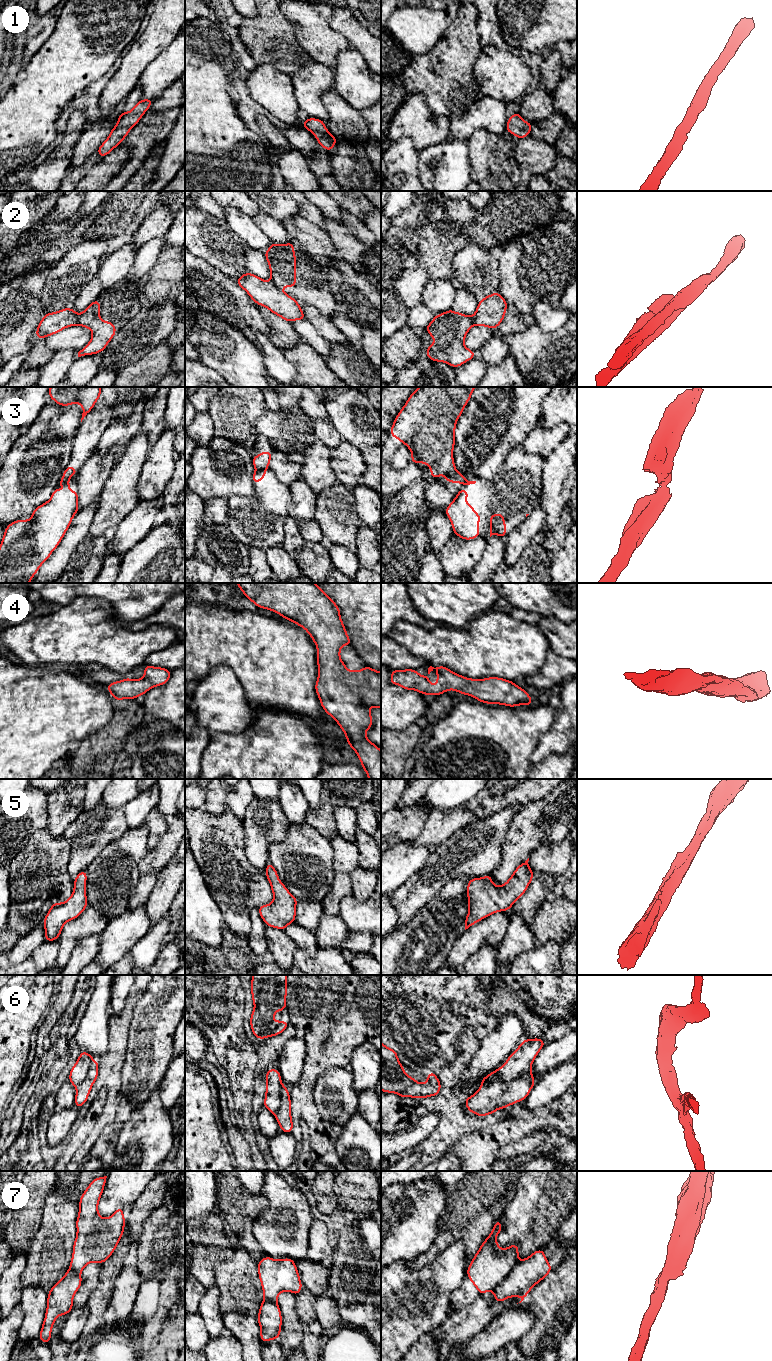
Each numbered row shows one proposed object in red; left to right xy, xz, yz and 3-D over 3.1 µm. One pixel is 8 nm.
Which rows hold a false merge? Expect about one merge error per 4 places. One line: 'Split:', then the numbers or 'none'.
Split: 2, 3, 7

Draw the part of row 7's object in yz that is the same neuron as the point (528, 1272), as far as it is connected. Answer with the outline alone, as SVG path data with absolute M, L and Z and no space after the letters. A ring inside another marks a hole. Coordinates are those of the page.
M543 1249L533 1252L519 1261L508 1276L494 1290L496 1302L510 1297L521 1297L521 1303L531 1289L543 1280L553 1268L549 1264Z

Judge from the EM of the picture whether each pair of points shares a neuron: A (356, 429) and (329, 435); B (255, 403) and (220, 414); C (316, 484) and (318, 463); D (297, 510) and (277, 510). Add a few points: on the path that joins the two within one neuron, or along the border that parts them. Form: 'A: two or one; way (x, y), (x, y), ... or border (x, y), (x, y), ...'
A: two; border (328, 420), (343, 440)
B: one; way (246, 403), (239, 403), (233, 409), (229, 409)
C: one; way (317, 479), (317, 468)
D: two; border (287, 486), (290, 492), (289, 516)

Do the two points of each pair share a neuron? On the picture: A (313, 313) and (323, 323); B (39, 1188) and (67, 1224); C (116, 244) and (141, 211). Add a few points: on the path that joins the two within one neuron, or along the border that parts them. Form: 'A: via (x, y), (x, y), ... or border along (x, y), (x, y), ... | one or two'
A: via (315, 315), (321, 321) | one
B: border along (55, 1186), (46, 1198), (41, 1220) | two
C: via (118, 234), (118, 226), (131, 213) | one

